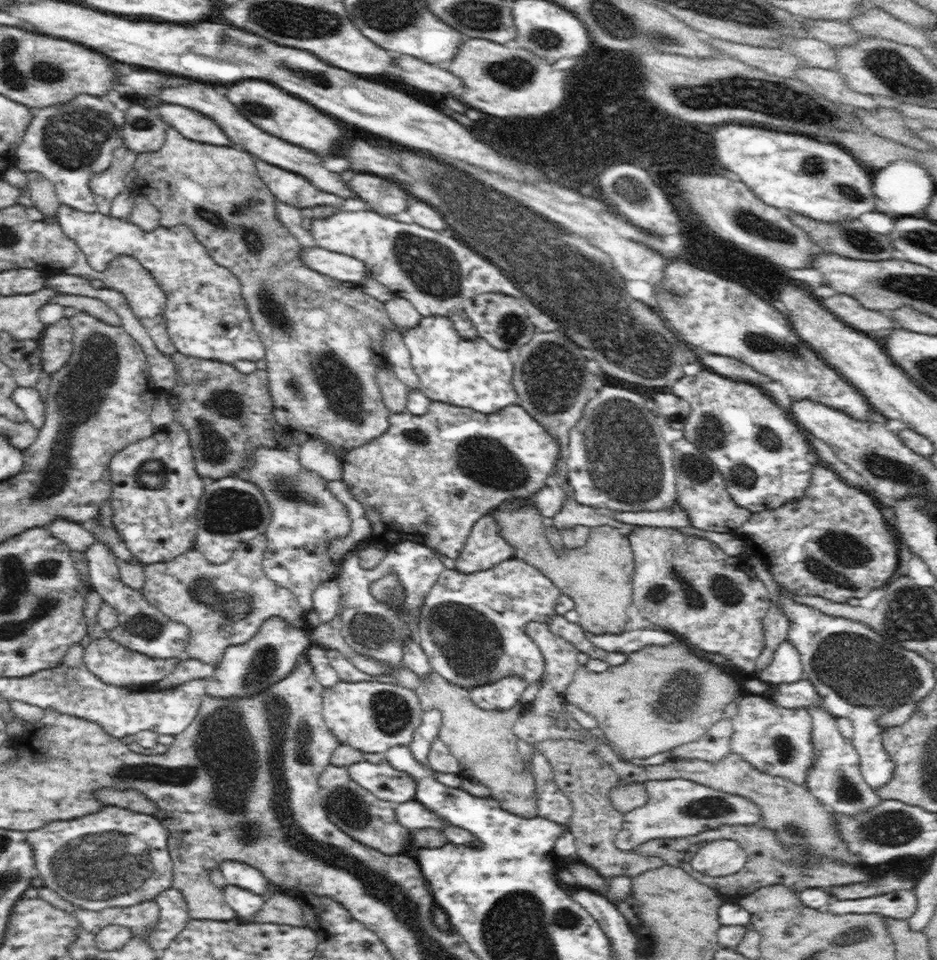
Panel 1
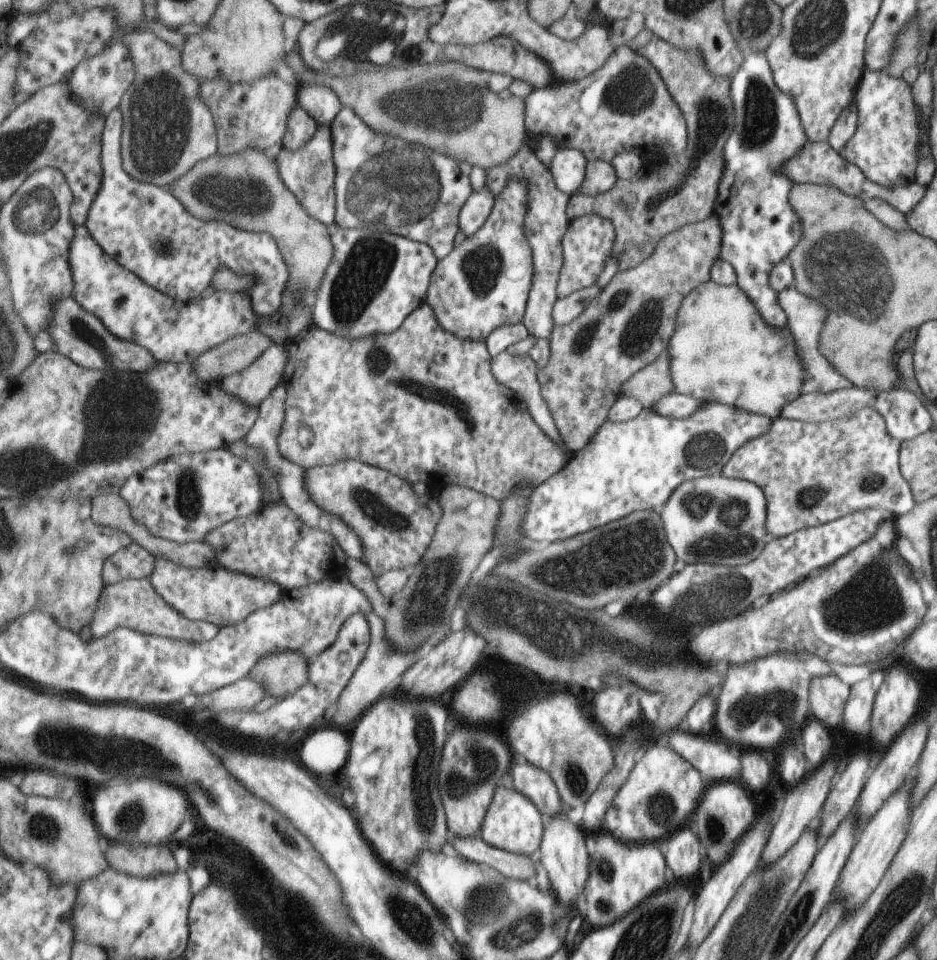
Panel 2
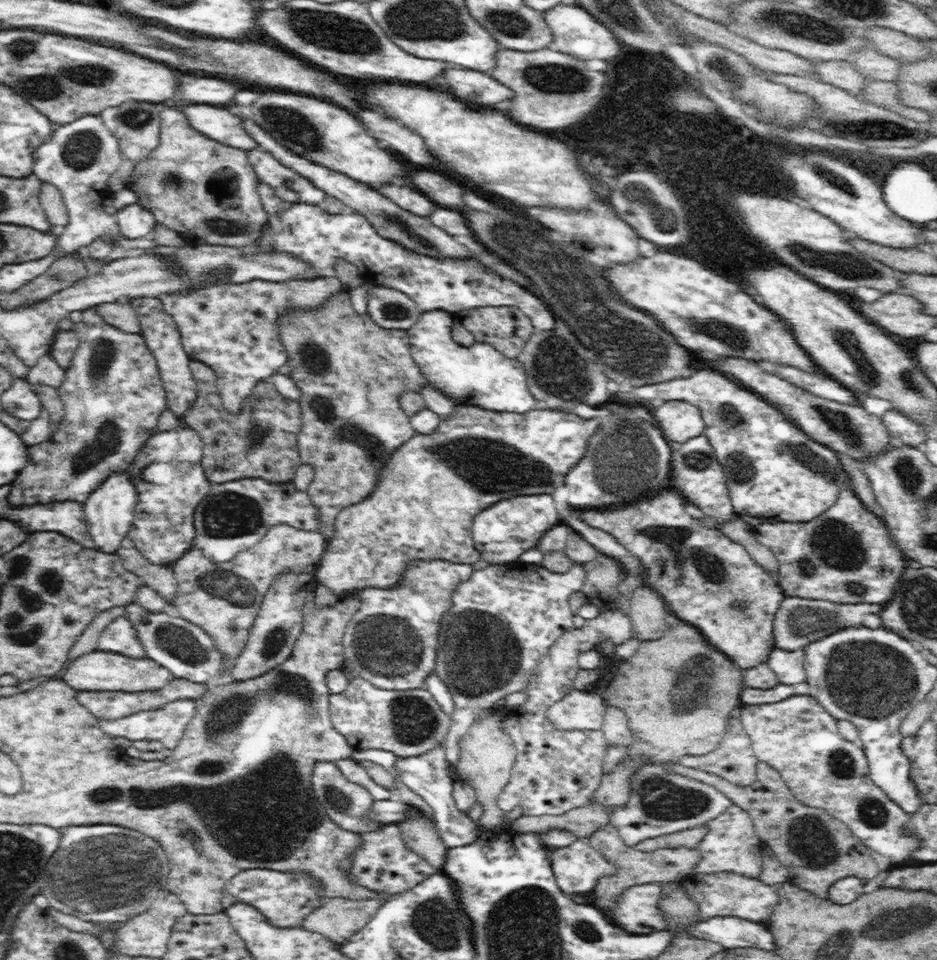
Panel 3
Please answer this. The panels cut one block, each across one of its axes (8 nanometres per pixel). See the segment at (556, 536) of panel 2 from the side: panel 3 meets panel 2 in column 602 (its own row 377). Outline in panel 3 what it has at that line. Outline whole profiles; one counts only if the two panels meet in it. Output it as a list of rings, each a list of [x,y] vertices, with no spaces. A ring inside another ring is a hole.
[[[428,311],[421,313],[418,322],[407,331],[410,333],[410,356],[432,388],[450,400],[460,399],[463,404],[497,413],[522,414],[542,408],[542,402],[534,398],[526,385],[526,371],[520,361],[504,356],[486,342],[475,340],[472,346],[458,344],[451,335],[456,324],[455,315],[449,312]]]

